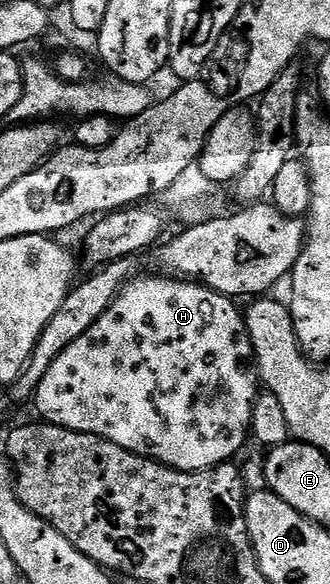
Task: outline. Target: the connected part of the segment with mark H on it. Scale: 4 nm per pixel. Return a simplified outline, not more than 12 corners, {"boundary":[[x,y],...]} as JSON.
{"boundary":[[131,279],[48,367],[43,422],[199,473],[260,392],[243,310]]}

